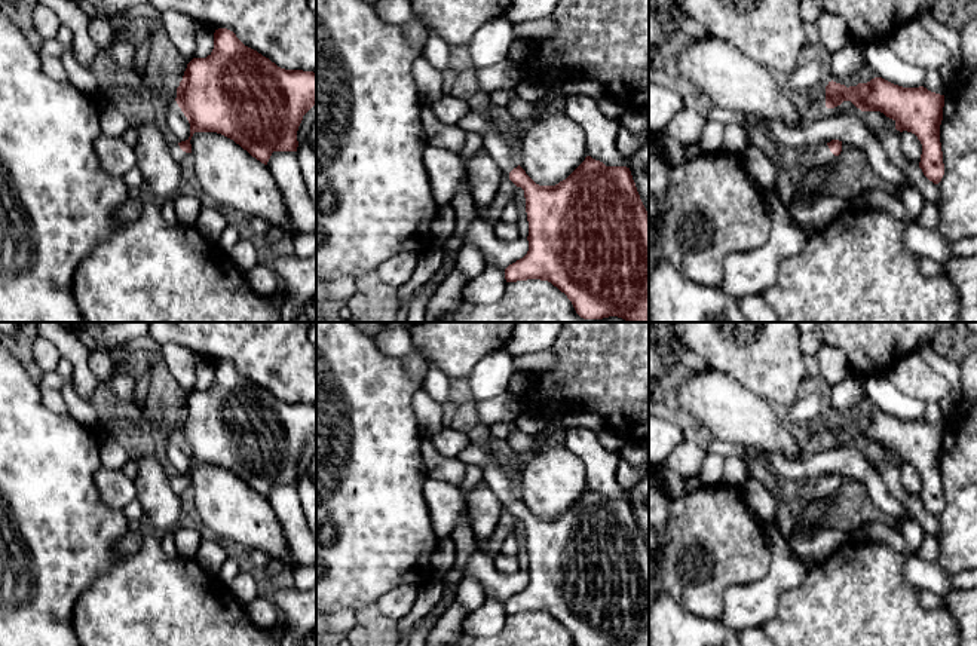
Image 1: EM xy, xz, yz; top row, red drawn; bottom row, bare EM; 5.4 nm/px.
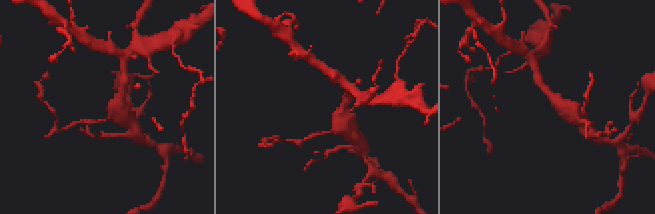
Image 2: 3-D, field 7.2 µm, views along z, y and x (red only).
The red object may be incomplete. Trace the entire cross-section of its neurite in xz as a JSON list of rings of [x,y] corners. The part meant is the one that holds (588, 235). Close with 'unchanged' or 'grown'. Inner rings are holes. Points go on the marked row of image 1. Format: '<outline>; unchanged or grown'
[[[472,110],[457,126],[478,134],[502,174],[524,190],[529,251],[505,269],[506,282],[548,281],[567,296],[584,319],[618,316],[627,322],[649,322],[649,214],[630,168],[606,166],[586,156],[566,180],[539,186],[509,154],[509,137],[490,114]]]; grown

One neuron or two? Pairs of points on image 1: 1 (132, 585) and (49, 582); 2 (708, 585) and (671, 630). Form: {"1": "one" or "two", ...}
{"1": "two", "2": "two"}

